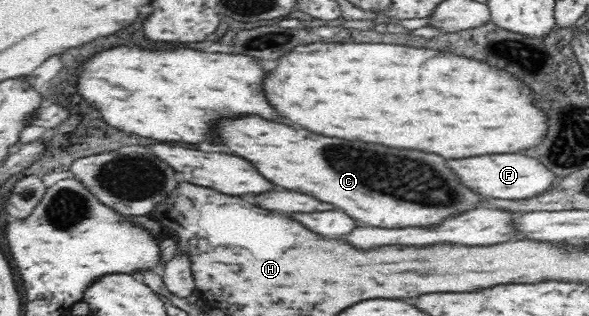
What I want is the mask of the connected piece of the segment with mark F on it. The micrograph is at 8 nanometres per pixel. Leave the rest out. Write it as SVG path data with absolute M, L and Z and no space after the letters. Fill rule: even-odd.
M493 154L493 156L473 156L461 160L445 160L449 169L457 175L459 182L471 191L491 198L505 200L521 200L533 198L551 186L555 186L555 174L541 162L521 154Z

